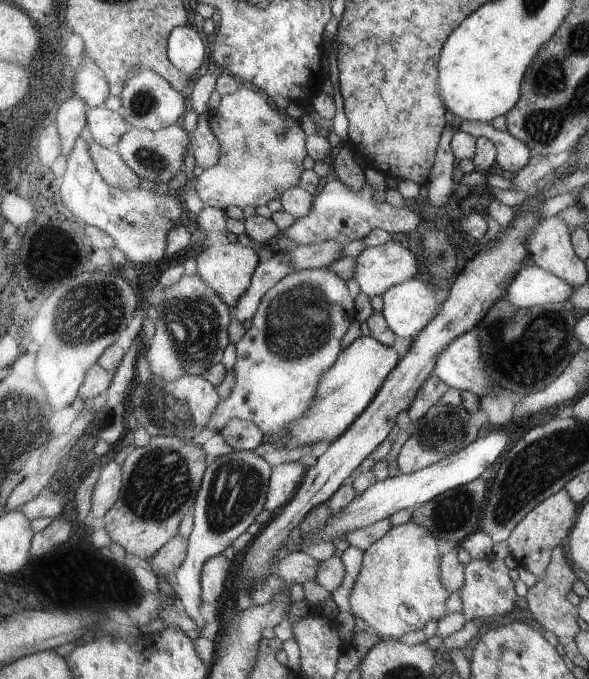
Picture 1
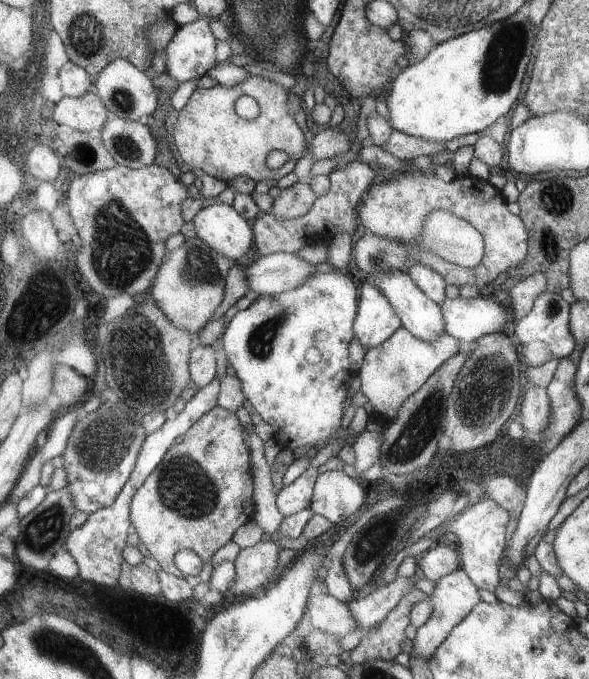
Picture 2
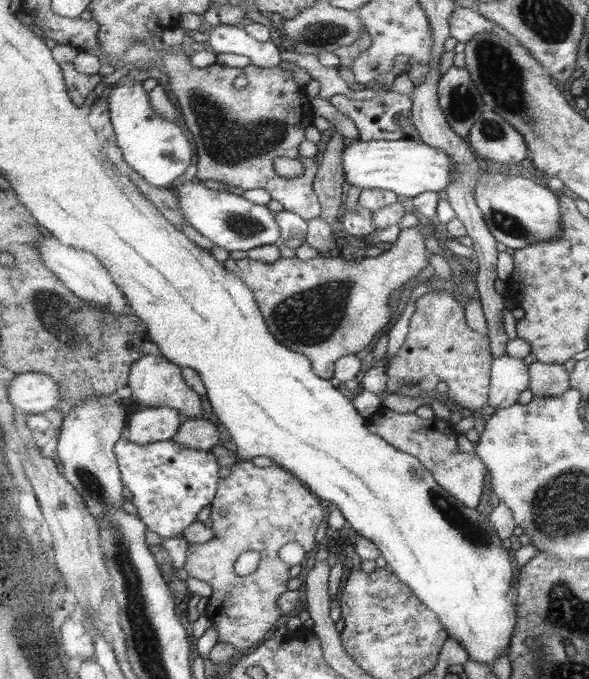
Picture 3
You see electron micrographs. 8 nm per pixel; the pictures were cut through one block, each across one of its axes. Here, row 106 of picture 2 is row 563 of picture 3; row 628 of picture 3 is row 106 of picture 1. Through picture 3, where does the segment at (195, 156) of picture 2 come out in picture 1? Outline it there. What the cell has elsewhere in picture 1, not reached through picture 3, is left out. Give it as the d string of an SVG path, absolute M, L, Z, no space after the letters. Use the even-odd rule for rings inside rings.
M241 88L233 96L221 98L221 104L211 112L211 126L221 140L221 160L215 168L203 170L199 176L199 194L207 208L227 210L231 206L265 206L271 200L281 200L289 188L299 188L303 160L307 158L307 134L299 120L289 118L273 108L267 98L251 88Z

